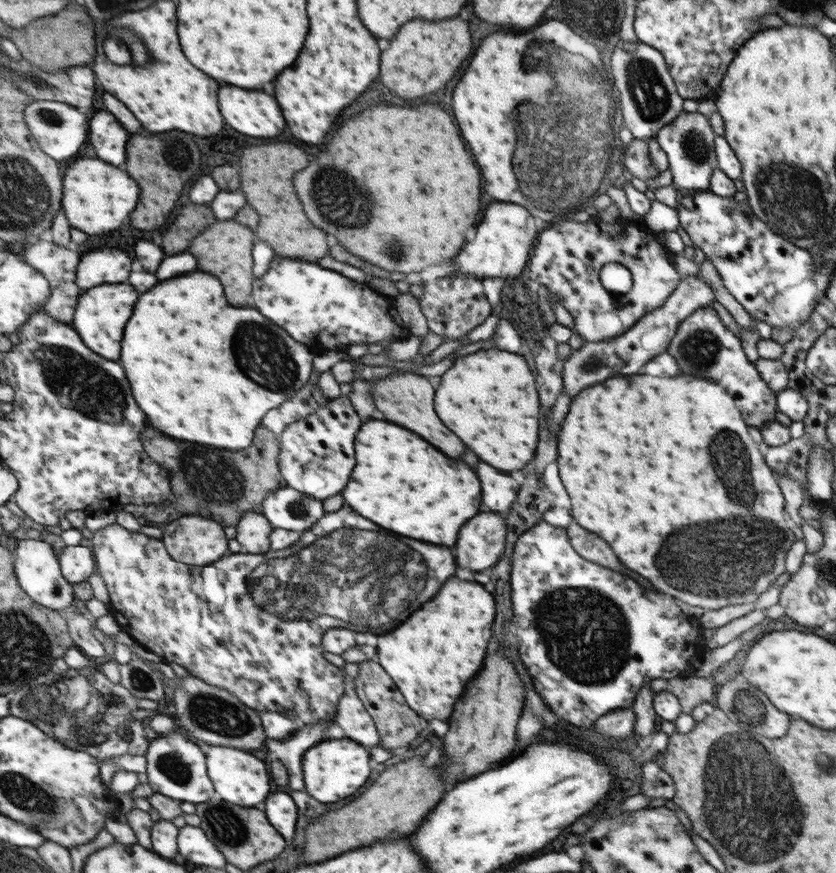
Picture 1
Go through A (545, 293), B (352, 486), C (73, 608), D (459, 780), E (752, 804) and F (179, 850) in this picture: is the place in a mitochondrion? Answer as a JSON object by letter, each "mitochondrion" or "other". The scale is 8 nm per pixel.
{"A":"other","B":"other","C":"other","D":"other","E":"mitochondrion","F":"other"}

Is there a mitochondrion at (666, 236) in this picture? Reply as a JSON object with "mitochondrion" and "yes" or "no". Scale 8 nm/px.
{"mitochondrion":"no"}

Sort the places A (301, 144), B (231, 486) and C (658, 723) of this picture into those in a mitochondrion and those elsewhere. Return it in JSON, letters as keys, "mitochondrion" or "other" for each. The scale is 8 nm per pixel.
{"A":"other","B":"mitochondrion","C":"other"}

